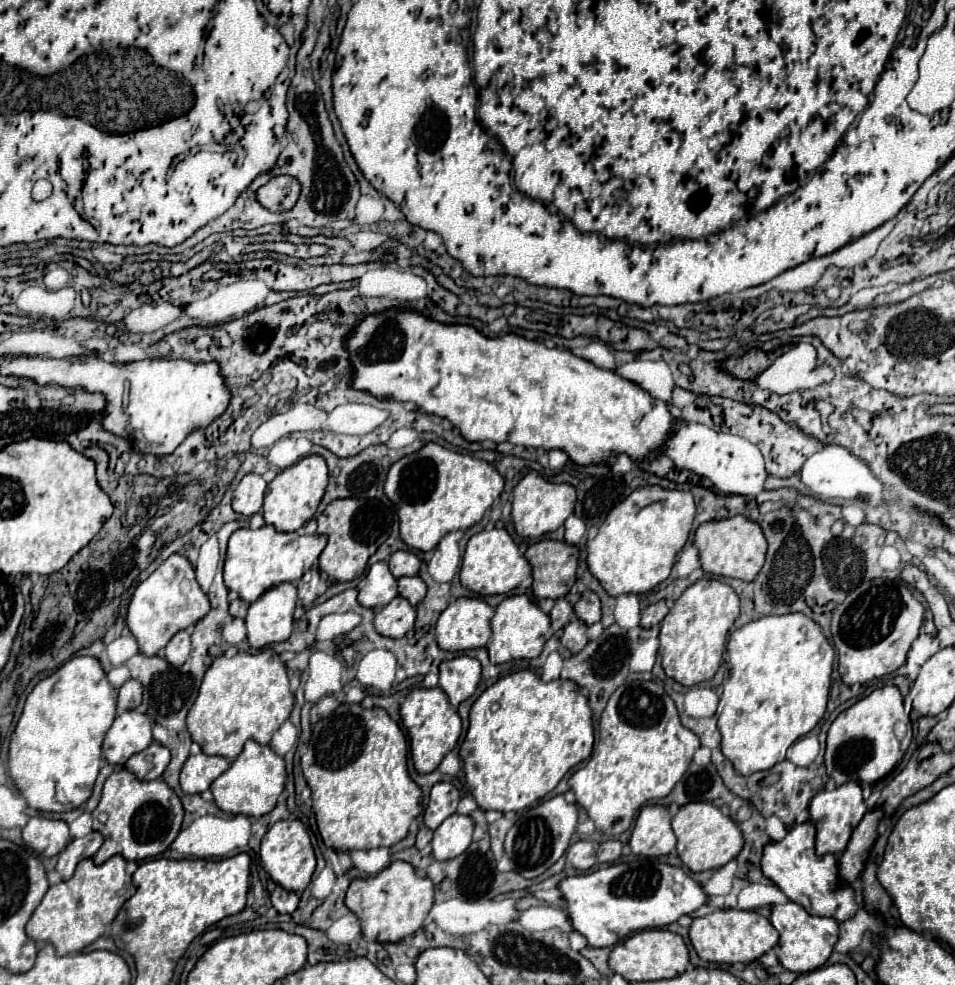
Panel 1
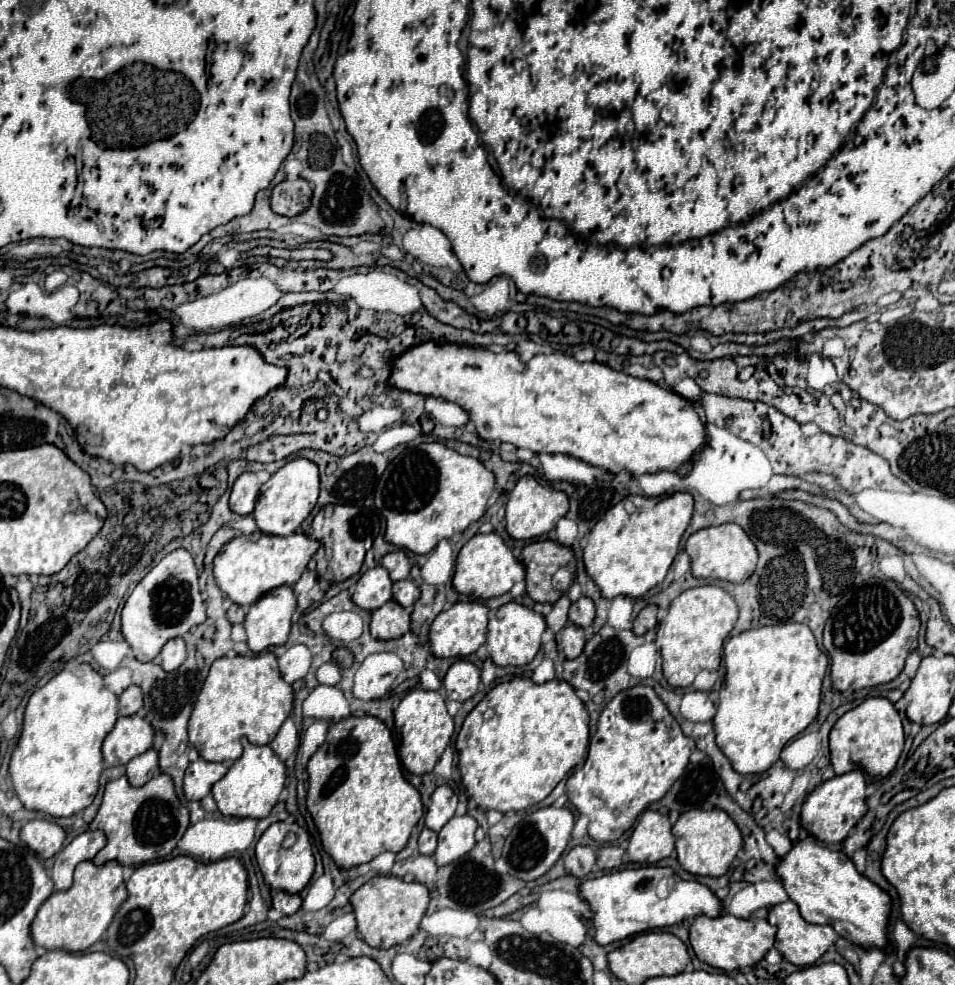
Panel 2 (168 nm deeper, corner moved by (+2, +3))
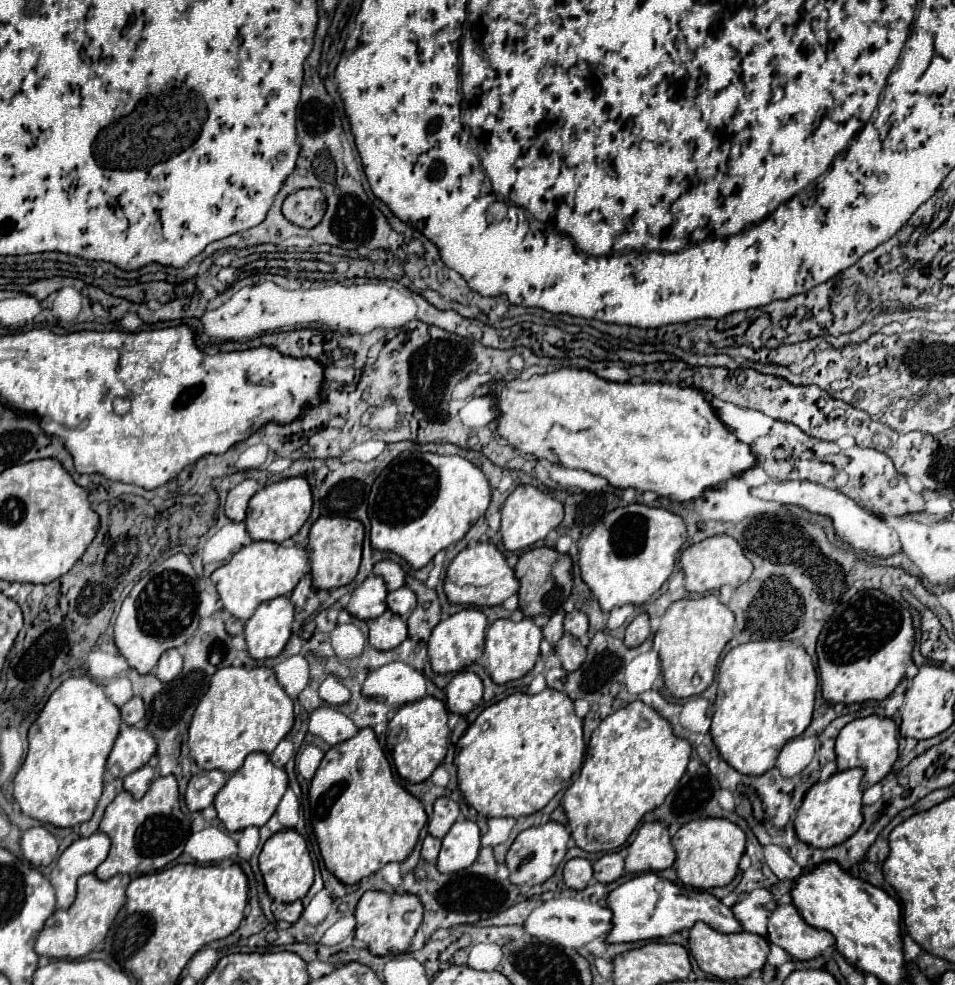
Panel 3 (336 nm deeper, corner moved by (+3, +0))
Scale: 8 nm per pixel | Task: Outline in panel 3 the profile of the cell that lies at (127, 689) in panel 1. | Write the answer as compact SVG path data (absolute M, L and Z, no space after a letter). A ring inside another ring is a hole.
M133 696L123 708L121 708L121 720L129 726L137 724L141 718L145 716L145 706L143 706L143 700L139 696Z

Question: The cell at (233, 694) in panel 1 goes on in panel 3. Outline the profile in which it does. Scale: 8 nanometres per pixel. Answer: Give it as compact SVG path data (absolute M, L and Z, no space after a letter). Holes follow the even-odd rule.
M217 668L188 728L189 752L203 770L217 768L223 772L235 772L241 768L247 754L271 754L289 734L293 720L293 700L279 686L271 668Z

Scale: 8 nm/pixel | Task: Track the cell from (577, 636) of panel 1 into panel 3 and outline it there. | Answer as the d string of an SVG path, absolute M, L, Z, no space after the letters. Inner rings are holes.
M563 634L563 638L555 646L555 652L561 656L565 670L575 670L585 660L585 646L571 634Z

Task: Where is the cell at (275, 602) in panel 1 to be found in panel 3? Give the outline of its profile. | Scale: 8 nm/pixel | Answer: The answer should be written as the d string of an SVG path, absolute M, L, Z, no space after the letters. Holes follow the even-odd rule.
M279 596L259 604L245 624L245 640L249 656L255 660L279 656L291 636L293 608L287 596Z

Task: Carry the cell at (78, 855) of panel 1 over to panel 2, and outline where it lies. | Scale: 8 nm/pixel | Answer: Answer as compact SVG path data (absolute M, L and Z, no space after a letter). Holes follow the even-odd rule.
M84 831L82 835L74 837L60 853L54 857L52 867L52 881L58 891L66 891L72 887L72 873L74 867L82 861L90 861L96 853L106 845L106 837L102 831Z

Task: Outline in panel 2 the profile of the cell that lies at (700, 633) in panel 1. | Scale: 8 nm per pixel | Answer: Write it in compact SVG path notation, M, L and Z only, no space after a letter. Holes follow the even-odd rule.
M702 585L678 595L668 609L668 615L658 623L656 643L662 653L664 677L672 687L690 687L694 677L708 669L720 667L722 647L738 619L736 601L718 585Z

